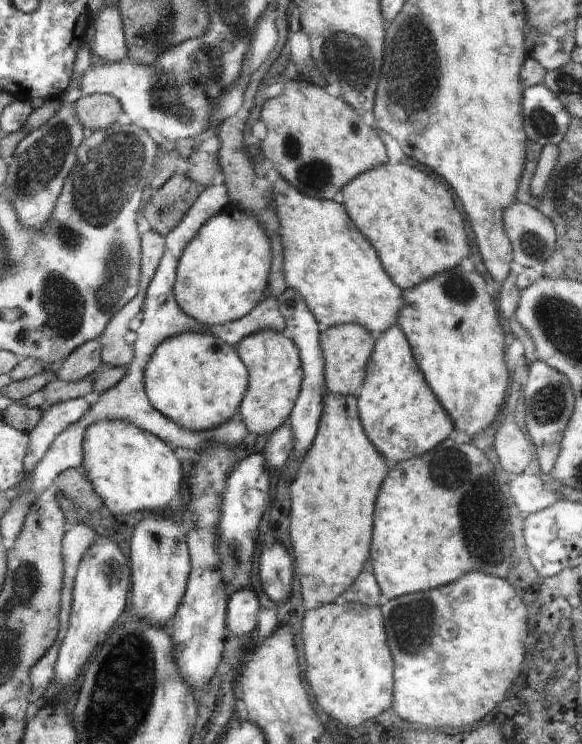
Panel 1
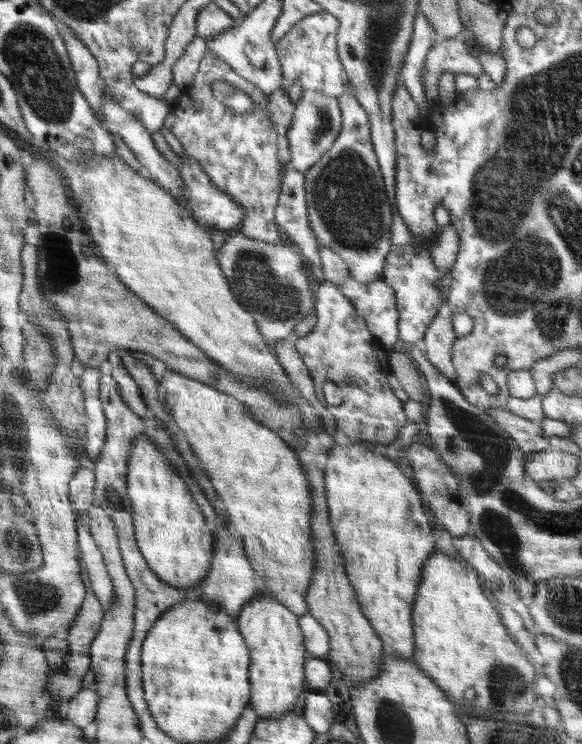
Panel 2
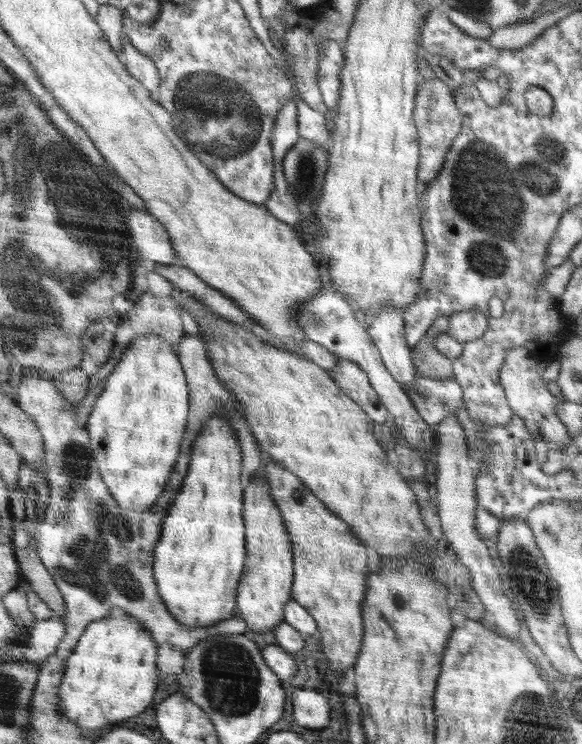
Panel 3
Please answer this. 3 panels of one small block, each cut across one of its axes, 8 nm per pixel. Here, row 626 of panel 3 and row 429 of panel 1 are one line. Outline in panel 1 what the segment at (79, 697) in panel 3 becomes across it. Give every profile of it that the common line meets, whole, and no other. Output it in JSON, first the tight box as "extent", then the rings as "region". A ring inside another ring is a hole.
{"extent":[83,419,182,514],"region":[[[104,419],[91,424],[83,436],[84,472],[112,514],[158,512],[180,490],[182,467],[168,443],[135,424]]]}

